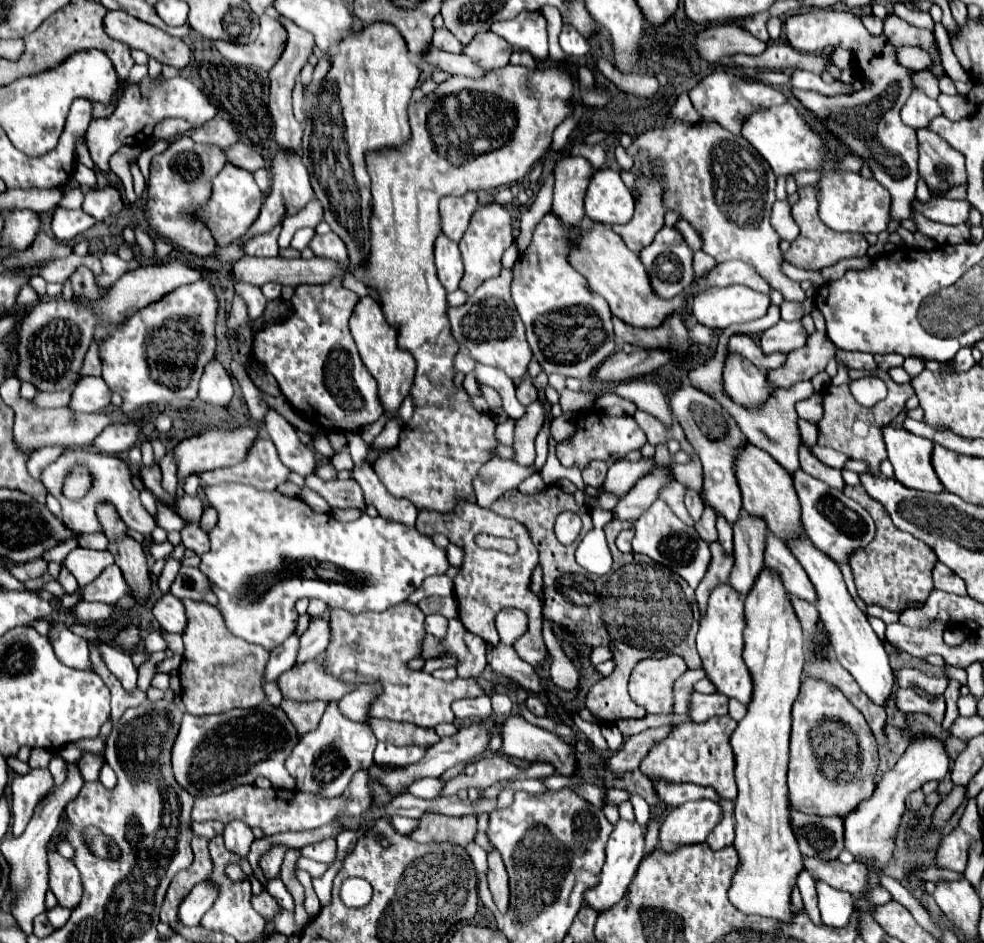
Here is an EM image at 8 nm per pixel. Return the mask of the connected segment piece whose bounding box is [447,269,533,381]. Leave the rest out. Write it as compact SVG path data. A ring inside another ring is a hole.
M503 269L497 279L489 279L477 289L465 305L461 307L449 307L447 315L451 321L451 333L453 337L469 349L471 357L479 361L481 365L491 365L501 369L507 377L513 381L521 381L527 373L527 365L531 363L531 349L525 339L523 321L515 311L515 305L509 295L511 285L511 271Z

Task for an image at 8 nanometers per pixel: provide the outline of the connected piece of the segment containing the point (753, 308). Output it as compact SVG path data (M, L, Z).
M743 285L709 289L693 299L693 315L711 329L725 329L733 323L747 323L767 313L769 295Z

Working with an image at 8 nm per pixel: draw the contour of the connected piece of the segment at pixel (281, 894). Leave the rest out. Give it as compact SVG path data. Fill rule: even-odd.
M279 877L273 879L273 881L269 881L269 895L273 899L277 899L285 909L293 911L293 897L289 895L289 891L285 889L285 885L283 885L283 881Z

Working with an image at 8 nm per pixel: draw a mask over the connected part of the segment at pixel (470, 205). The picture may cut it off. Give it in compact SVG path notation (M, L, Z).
M465 193L461 197L443 197L439 201L439 213L441 213L441 221L443 221L443 233L459 243L471 215L477 211L479 201L477 201L477 193Z

